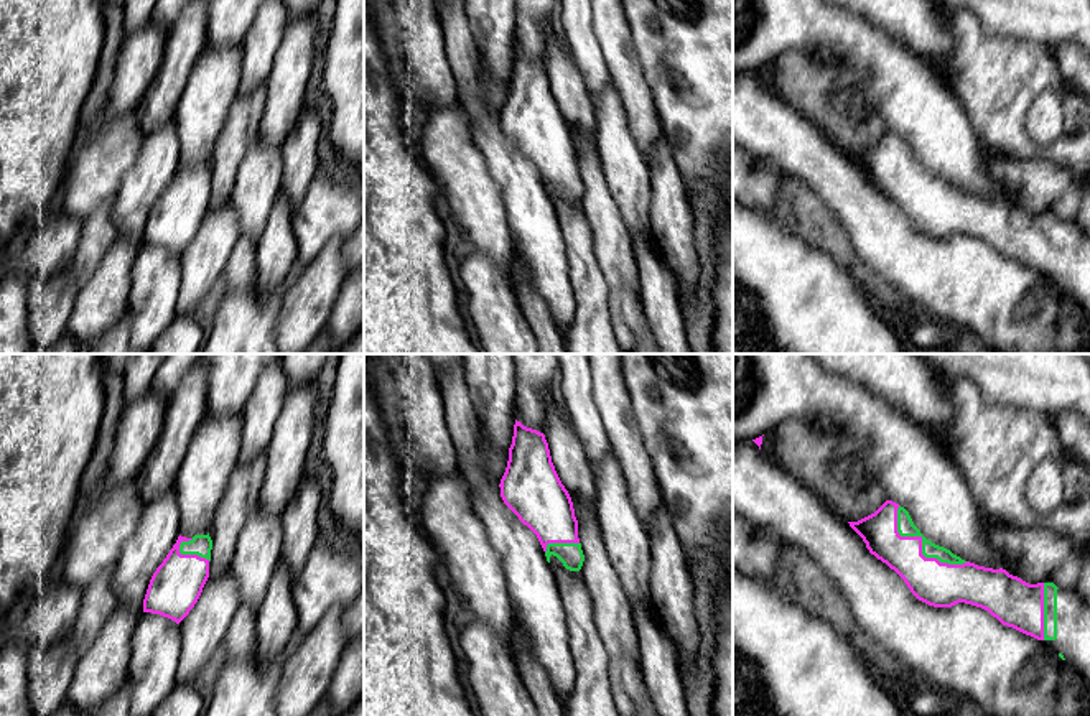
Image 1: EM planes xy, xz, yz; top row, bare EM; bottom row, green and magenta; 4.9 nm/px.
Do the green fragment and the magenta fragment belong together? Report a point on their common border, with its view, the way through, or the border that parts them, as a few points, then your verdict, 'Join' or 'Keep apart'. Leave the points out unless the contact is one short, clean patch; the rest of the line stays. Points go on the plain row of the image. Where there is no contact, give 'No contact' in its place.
Touches green at yz (922, 175). Join

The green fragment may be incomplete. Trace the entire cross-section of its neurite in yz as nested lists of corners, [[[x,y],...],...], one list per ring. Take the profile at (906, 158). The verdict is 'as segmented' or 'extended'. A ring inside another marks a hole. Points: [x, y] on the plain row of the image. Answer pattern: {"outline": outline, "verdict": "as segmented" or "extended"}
{"outline": [[[892,132],[848,155],[919,232],[934,239],[958,234],[981,239],[1003,257],[1044,272],[1090,316],[1090,234],[1078,221],[1029,216],[1003,199],[965,193],[927,171],[909,143]]], "verdict": "extended"}

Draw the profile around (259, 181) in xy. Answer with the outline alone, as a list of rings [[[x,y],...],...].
[[[254,140],[239,166],[229,204],[237,212],[242,235],[259,240],[277,196],[282,193],[282,151]]]

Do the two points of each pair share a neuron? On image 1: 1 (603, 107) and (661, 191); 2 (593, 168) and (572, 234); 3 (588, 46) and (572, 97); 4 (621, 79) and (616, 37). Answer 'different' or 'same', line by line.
1: different
2: different
3: different
4: same

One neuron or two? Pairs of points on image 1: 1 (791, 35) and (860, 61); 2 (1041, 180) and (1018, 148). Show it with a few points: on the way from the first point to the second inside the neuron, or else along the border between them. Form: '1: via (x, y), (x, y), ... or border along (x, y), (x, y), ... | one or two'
1: via (807, 35), (833, 35), (843, 45) | one
2: border along (1003, 157), (1016, 160), (1048, 158) | two

